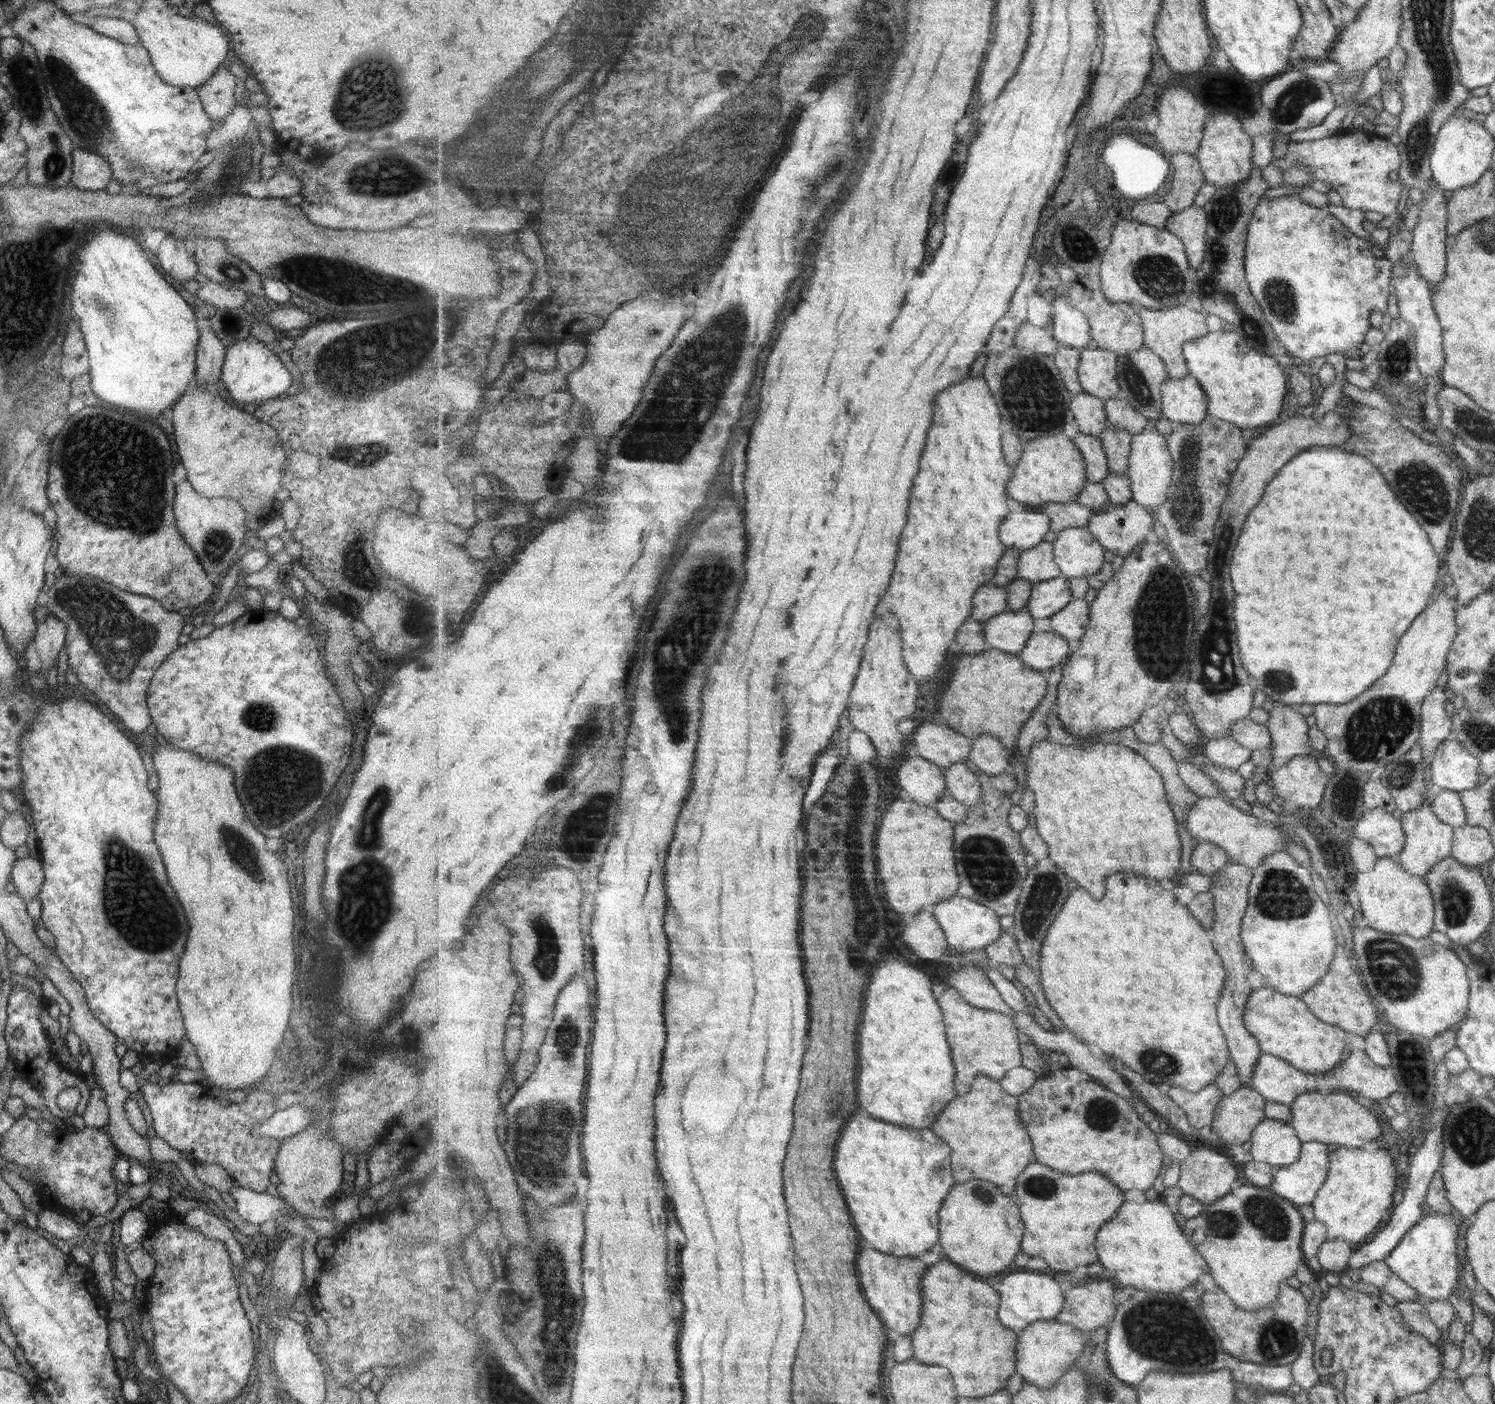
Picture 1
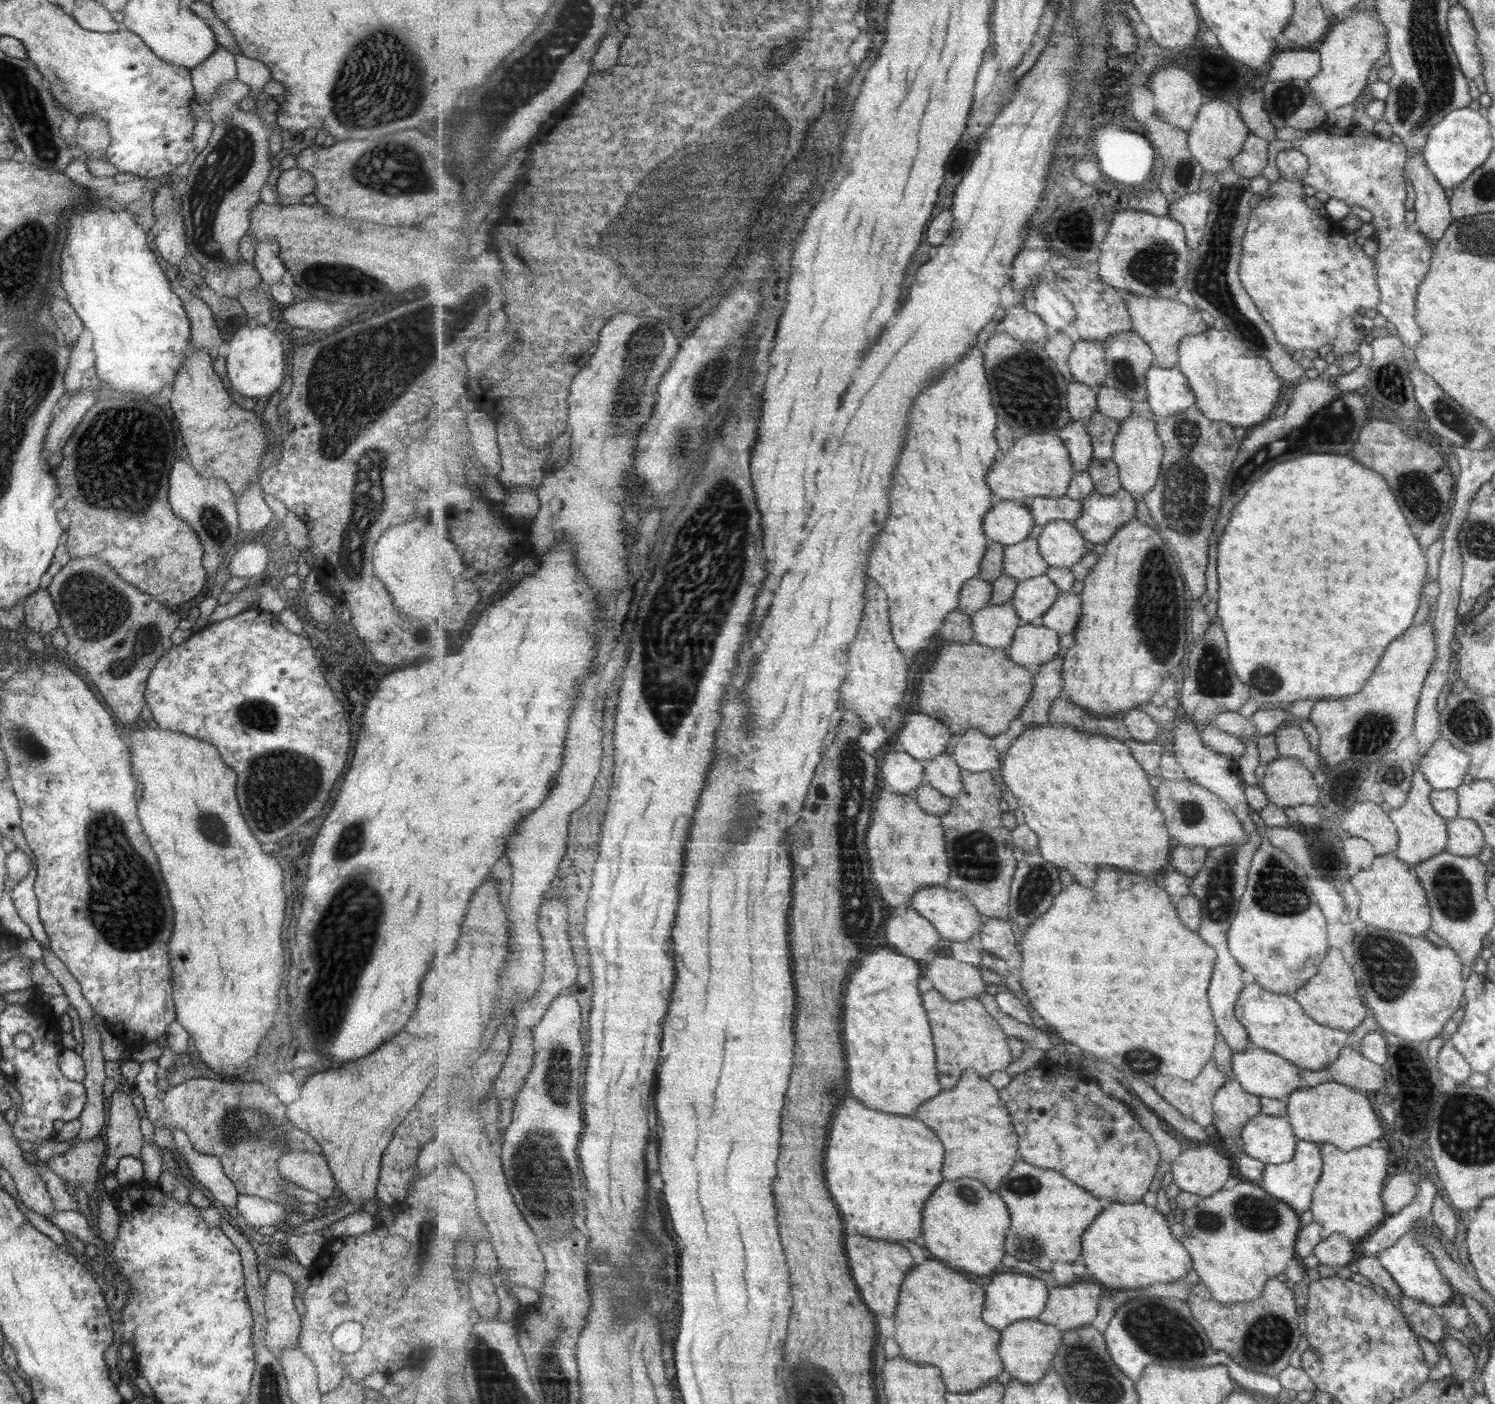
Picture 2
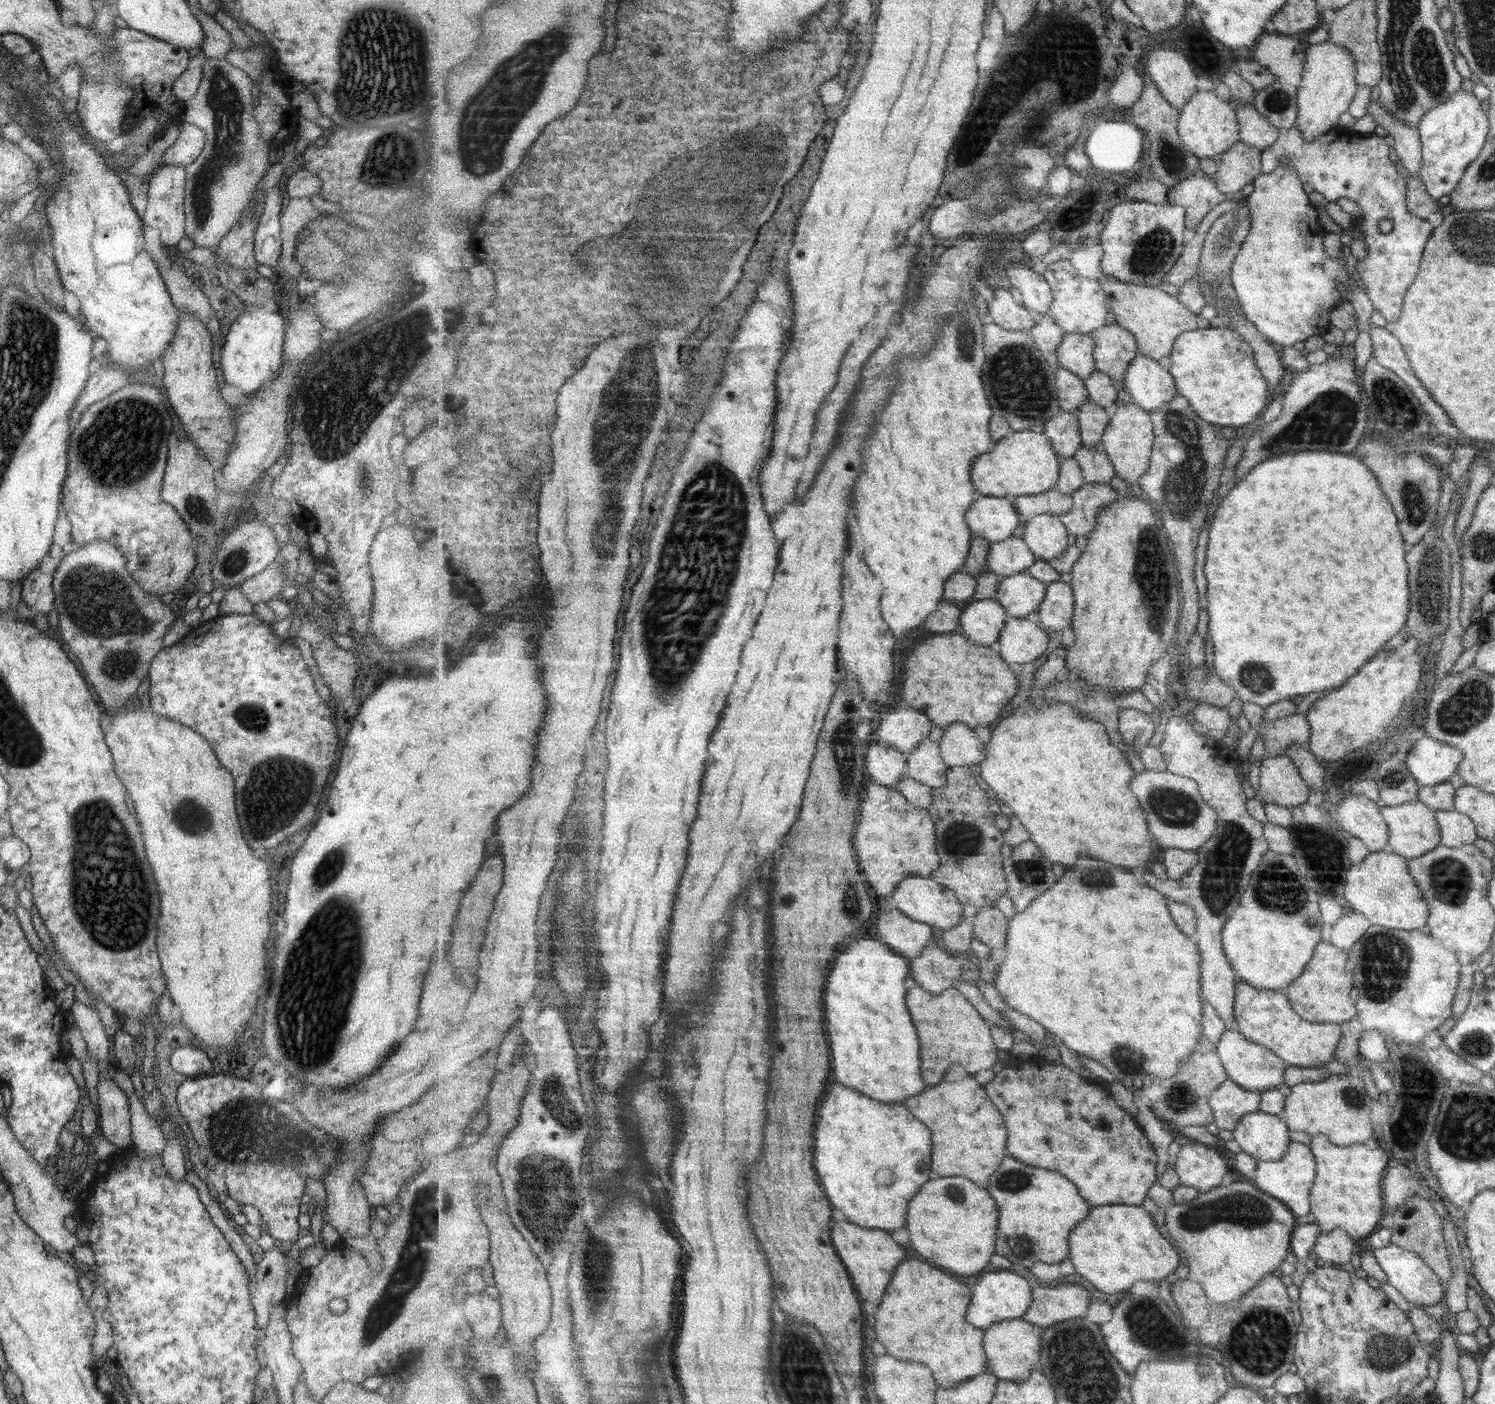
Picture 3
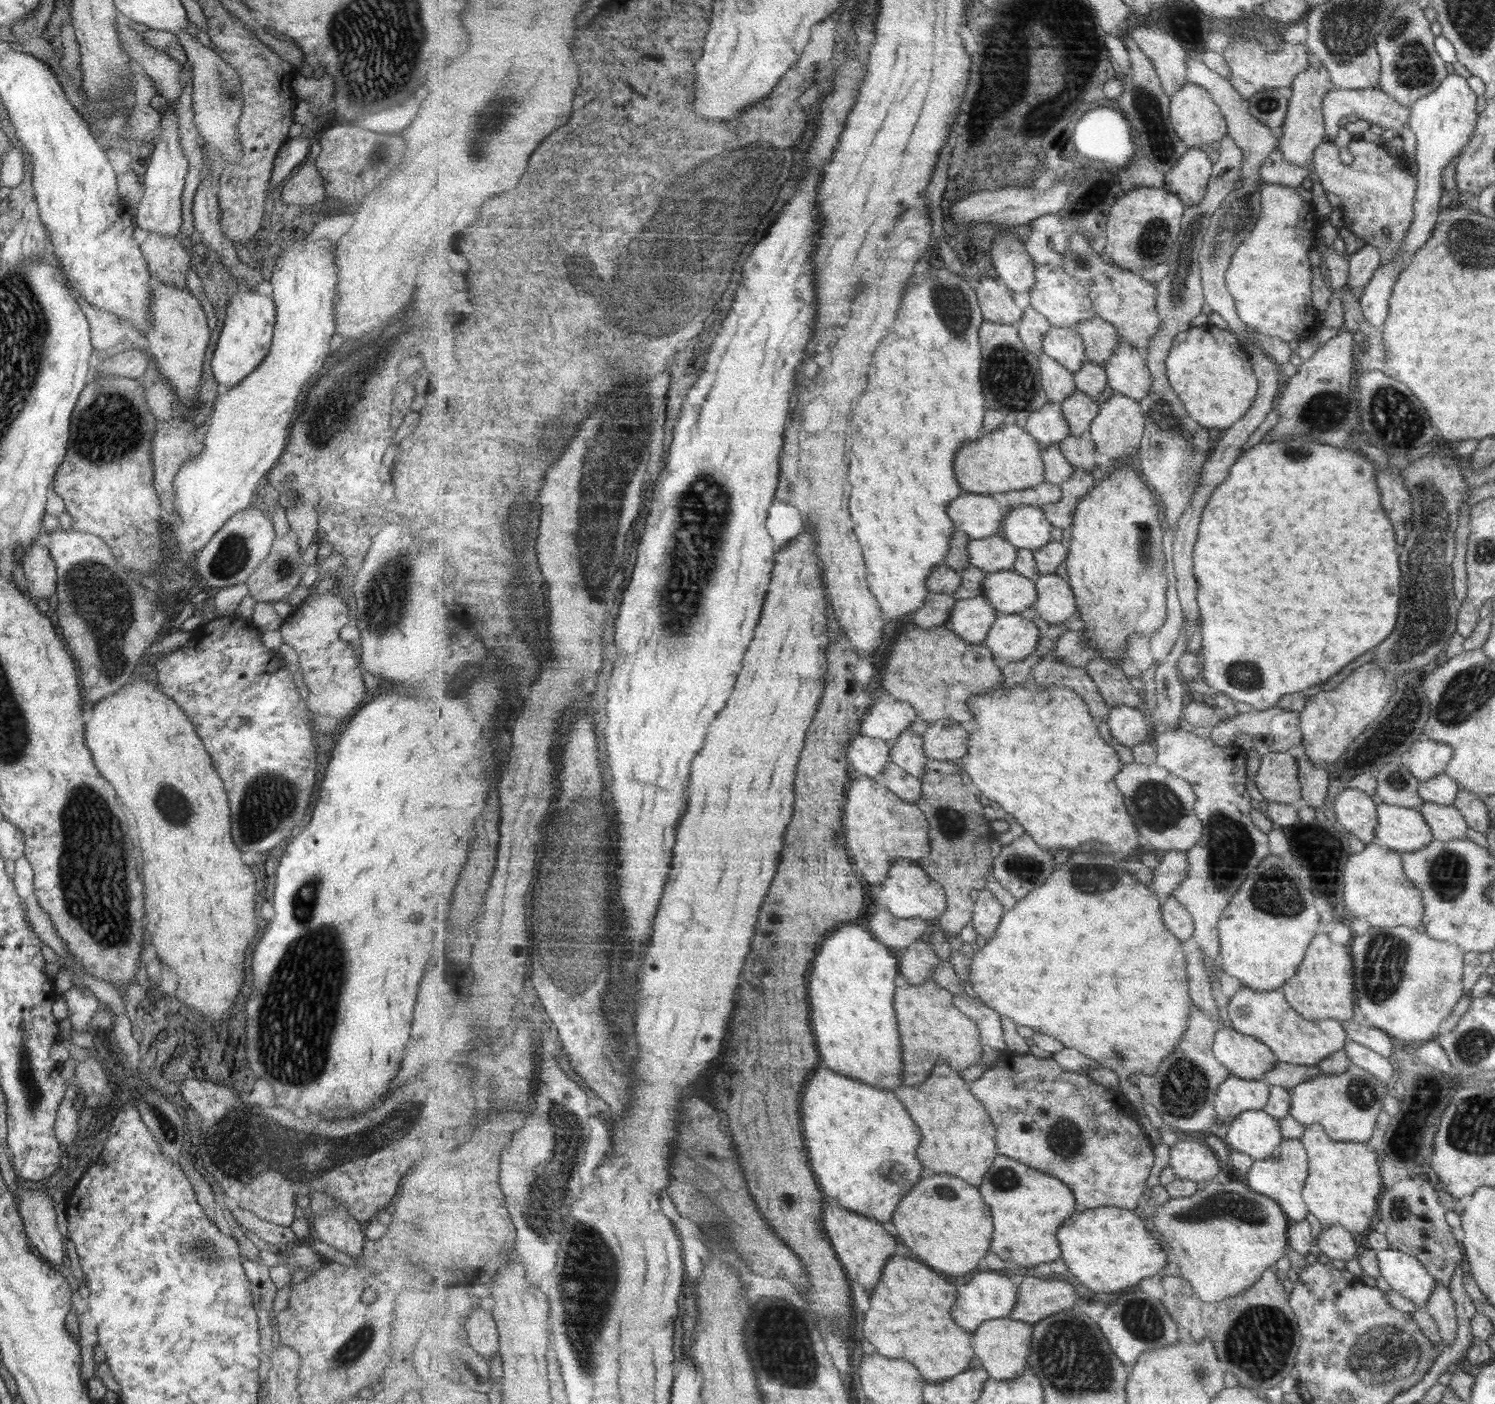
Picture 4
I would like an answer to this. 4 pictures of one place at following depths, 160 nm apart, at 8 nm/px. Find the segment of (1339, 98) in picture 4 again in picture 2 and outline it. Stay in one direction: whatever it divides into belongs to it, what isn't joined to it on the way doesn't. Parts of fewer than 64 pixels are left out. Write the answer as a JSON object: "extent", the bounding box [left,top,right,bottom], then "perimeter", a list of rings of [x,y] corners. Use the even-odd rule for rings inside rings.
{"extent":[1403,150,1453,243],"perimeter":[[[1422,150],[1405,152],[1403,170],[1415,192],[1412,207],[1415,213],[1413,227],[1430,242],[1435,243],[1453,220],[1444,190],[1425,166]]]}

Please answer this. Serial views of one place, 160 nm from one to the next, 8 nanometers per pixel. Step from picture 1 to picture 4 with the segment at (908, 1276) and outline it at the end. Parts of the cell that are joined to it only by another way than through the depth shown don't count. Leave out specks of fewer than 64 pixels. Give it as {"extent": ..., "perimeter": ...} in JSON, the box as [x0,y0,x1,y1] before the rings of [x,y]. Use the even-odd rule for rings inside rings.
{"extent":[823,1198,900,1292],"perimeter":[[[831,1198],[826,1199],[823,1224],[849,1280],[863,1284],[867,1292],[873,1292],[881,1280],[885,1264],[891,1256],[895,1256],[895,1250],[900,1248],[897,1240],[878,1221],[857,1215]]]}

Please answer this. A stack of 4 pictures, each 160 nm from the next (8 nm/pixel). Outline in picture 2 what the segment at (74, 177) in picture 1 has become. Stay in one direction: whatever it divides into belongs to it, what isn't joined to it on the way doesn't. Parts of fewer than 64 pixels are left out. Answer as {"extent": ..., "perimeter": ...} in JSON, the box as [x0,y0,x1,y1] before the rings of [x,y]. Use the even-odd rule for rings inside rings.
{"extent":[73,114,118,177],"perimeter":[[[86,114],[78,119],[73,144],[79,146],[85,153],[81,159],[85,162],[90,176],[113,177],[118,174],[117,169],[105,160],[109,133],[103,120],[92,114]]]}

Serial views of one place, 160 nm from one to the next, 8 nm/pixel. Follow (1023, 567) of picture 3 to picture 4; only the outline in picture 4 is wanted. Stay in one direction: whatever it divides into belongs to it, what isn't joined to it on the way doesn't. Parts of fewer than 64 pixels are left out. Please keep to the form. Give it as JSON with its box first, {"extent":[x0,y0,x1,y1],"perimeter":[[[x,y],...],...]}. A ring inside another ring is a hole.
{"extent":[969,535,1017,573],"perimeter":[[[998,535],[983,539],[970,539],[969,562],[986,573],[1013,571],[1016,568],[1017,549],[1007,538],[1003,539]]]}

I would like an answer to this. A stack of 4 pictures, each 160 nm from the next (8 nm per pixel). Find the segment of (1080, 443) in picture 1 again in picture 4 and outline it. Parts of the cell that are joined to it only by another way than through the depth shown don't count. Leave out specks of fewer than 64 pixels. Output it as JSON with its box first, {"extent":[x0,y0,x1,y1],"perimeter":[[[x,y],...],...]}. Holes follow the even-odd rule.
{"extent":[1025,403,1071,449],"perimeter":[[[1059,403],[1045,404],[1041,410],[1029,416],[1025,427],[1043,449],[1049,448],[1052,444],[1059,445],[1071,434],[1068,420]]]}

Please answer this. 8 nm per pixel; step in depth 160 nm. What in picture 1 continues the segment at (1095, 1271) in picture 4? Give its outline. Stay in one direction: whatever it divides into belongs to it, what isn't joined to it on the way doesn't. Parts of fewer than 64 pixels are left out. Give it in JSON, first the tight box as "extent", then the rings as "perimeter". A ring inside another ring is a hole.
{"extent":[1097,1201,1212,1292],"perimeter":[[[1125,1201],[1120,1212],[1102,1226],[1101,1236],[1097,1237],[1097,1246],[1101,1246],[1101,1263],[1103,1268],[1115,1272],[1115,1277],[1125,1287],[1134,1287],[1139,1291],[1153,1292],[1183,1292],[1189,1286],[1199,1280],[1201,1274],[1210,1274],[1212,1268],[1206,1258],[1193,1246],[1192,1242],[1183,1234],[1181,1226],[1177,1224],[1177,1218],[1171,1207],[1165,1201],[1148,1201],[1137,1204],[1137,1202]]]}

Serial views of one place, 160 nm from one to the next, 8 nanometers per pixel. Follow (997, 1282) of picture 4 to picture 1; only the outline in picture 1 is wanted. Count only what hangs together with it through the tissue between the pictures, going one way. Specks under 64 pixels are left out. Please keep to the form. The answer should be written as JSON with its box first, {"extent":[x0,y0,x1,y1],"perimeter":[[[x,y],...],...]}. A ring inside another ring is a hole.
{"extent":[998,1271,1066,1334],"perimeter":[[[1038,1271],[1009,1273],[1002,1280],[998,1291],[1001,1295],[1001,1322],[1018,1334],[1034,1322],[1055,1320],[1064,1312],[1066,1306],[1064,1289],[1060,1282]]]}

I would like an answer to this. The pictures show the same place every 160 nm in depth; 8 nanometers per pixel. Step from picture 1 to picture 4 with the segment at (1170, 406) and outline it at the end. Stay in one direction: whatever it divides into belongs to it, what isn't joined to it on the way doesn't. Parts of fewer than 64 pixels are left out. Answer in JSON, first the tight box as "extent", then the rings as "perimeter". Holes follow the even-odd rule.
{"extent":[1105,337,1154,402],"perimeter":[[[1120,337],[1120,346],[1105,368],[1108,384],[1114,391],[1139,402],[1147,399],[1154,380],[1146,358],[1137,347]]]}

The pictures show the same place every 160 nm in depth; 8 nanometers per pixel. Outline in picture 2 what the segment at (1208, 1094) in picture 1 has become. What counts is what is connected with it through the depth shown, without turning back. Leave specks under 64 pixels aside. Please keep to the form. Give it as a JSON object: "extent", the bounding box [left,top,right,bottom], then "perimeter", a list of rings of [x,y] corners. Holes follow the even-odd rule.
{"extent":[1155,1058,1225,1127],"perimeter":[[[1212,1058],[1205,1066],[1204,1072],[1192,1082],[1173,1084],[1171,1076],[1161,1076],[1155,1082],[1155,1090],[1183,1116],[1207,1127],[1214,1125],[1213,1100],[1225,1082],[1225,1075]]]}

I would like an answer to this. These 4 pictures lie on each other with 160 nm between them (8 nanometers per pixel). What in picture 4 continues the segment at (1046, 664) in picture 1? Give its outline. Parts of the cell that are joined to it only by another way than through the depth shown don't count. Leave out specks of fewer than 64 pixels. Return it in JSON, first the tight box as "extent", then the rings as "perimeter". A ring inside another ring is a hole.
{"extent":[984,614,1039,662],"perimeter":[[[999,614],[984,645],[992,650],[995,657],[1019,662],[1020,660],[1025,660],[1037,650],[1039,645],[1039,628],[1033,620],[1025,620],[1023,616]]]}

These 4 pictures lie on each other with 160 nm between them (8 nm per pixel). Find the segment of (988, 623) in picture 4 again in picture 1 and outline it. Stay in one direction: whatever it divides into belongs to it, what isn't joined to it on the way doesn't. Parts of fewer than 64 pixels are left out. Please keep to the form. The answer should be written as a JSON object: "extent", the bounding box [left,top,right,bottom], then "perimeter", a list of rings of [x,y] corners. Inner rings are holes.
{"extent":[985,608,1035,655],"perimeter":[[[1027,608],[999,614],[985,623],[985,640],[993,648],[1019,655],[1035,632],[1033,621]]]}

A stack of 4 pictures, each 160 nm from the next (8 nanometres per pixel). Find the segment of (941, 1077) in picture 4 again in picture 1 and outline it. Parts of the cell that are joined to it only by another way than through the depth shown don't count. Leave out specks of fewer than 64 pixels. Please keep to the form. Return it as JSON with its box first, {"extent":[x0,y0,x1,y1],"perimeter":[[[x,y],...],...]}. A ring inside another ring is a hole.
{"extent":[932,1075,1035,1196],"perimeter":[[[985,1075],[973,1080],[971,1091],[951,1101],[945,1114],[937,1118],[932,1129],[937,1136],[953,1146],[953,1170],[957,1170],[957,1183],[971,1178],[993,1182],[1005,1194],[1015,1196],[1017,1178],[1035,1160],[1032,1136],[1019,1116],[1019,1097],[1004,1090],[999,1082]]]}

